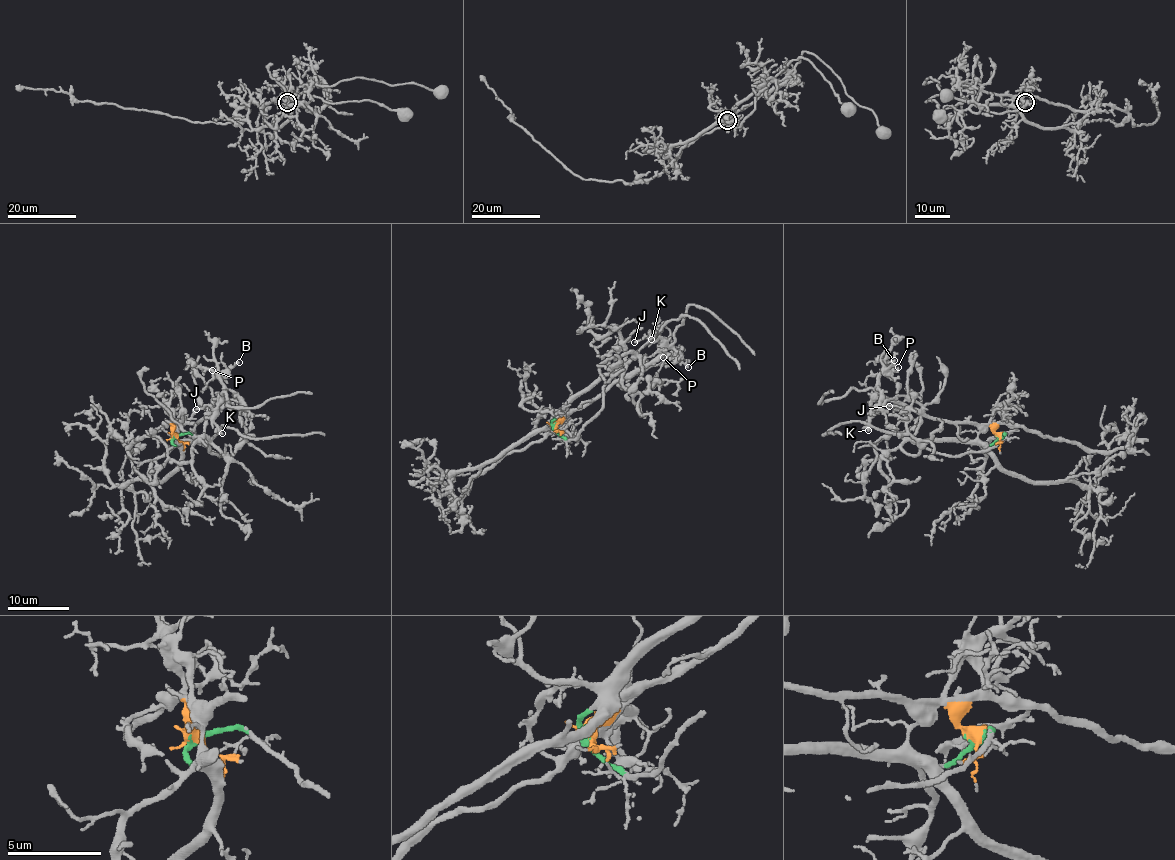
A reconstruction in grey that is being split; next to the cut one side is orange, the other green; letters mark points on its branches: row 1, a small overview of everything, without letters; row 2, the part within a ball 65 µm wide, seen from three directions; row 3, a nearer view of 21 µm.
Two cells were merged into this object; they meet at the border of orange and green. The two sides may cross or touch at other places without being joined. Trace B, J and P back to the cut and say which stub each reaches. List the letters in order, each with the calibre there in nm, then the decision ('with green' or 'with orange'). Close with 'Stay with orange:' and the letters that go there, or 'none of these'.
B: 160 nm thick; with orange
J: 170 nm thick; with orange
P: 180 nm thick; with orange
Stay with orange: B, J, P

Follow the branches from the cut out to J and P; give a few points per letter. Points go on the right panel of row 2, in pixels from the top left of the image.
J: (1001, 436), (986, 425), (949, 423), (884, 398), (870, 402), (889, 406)
P: (1001, 436), (986, 425), (949, 423), (894, 402), (881, 393), (878, 376), (894, 371), (897, 367)

